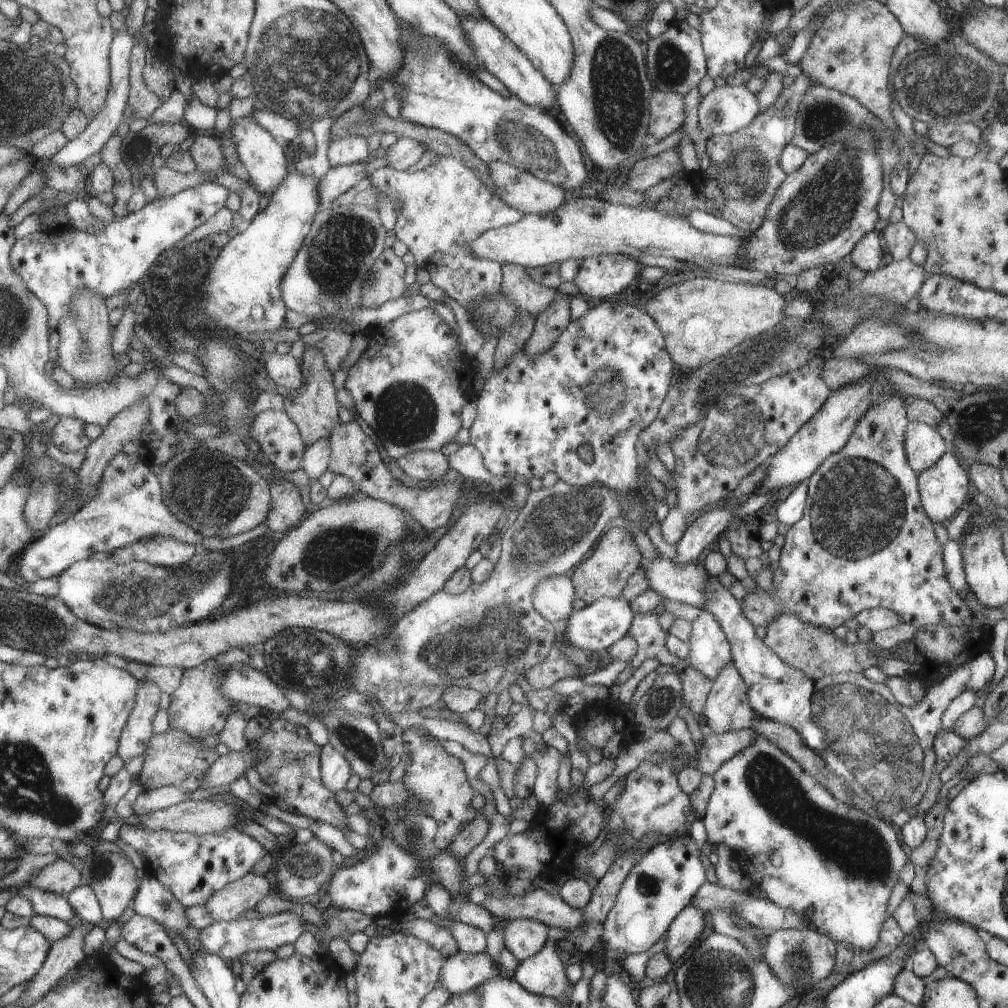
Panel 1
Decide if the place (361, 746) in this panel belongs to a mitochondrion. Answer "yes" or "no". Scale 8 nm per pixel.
yes

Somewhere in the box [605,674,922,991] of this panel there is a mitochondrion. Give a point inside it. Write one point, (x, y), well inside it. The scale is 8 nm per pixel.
(858, 851)

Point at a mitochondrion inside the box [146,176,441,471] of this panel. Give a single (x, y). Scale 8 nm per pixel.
(339, 254)

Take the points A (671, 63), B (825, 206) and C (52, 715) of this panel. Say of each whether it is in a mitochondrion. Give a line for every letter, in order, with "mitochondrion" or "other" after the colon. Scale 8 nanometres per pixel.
A: mitochondrion
B: mitochondrion
C: other

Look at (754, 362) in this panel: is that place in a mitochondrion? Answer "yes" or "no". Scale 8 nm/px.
yes

